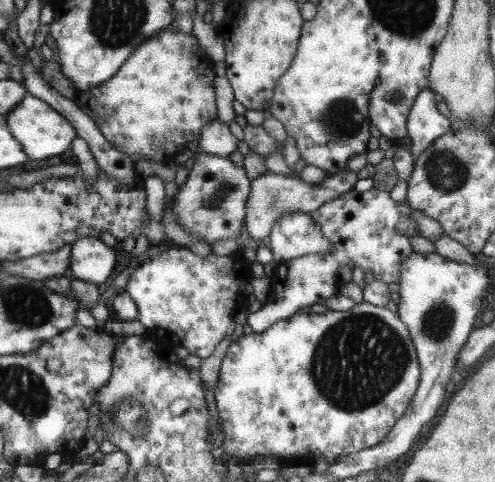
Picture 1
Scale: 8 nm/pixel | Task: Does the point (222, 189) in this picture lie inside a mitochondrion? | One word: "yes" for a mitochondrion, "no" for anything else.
yes

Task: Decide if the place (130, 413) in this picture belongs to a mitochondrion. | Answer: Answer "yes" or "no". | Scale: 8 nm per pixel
yes

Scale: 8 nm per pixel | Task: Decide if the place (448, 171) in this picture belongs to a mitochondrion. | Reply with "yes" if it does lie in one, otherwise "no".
yes

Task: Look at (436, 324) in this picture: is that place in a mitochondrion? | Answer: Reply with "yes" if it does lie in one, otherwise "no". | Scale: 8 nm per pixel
yes

